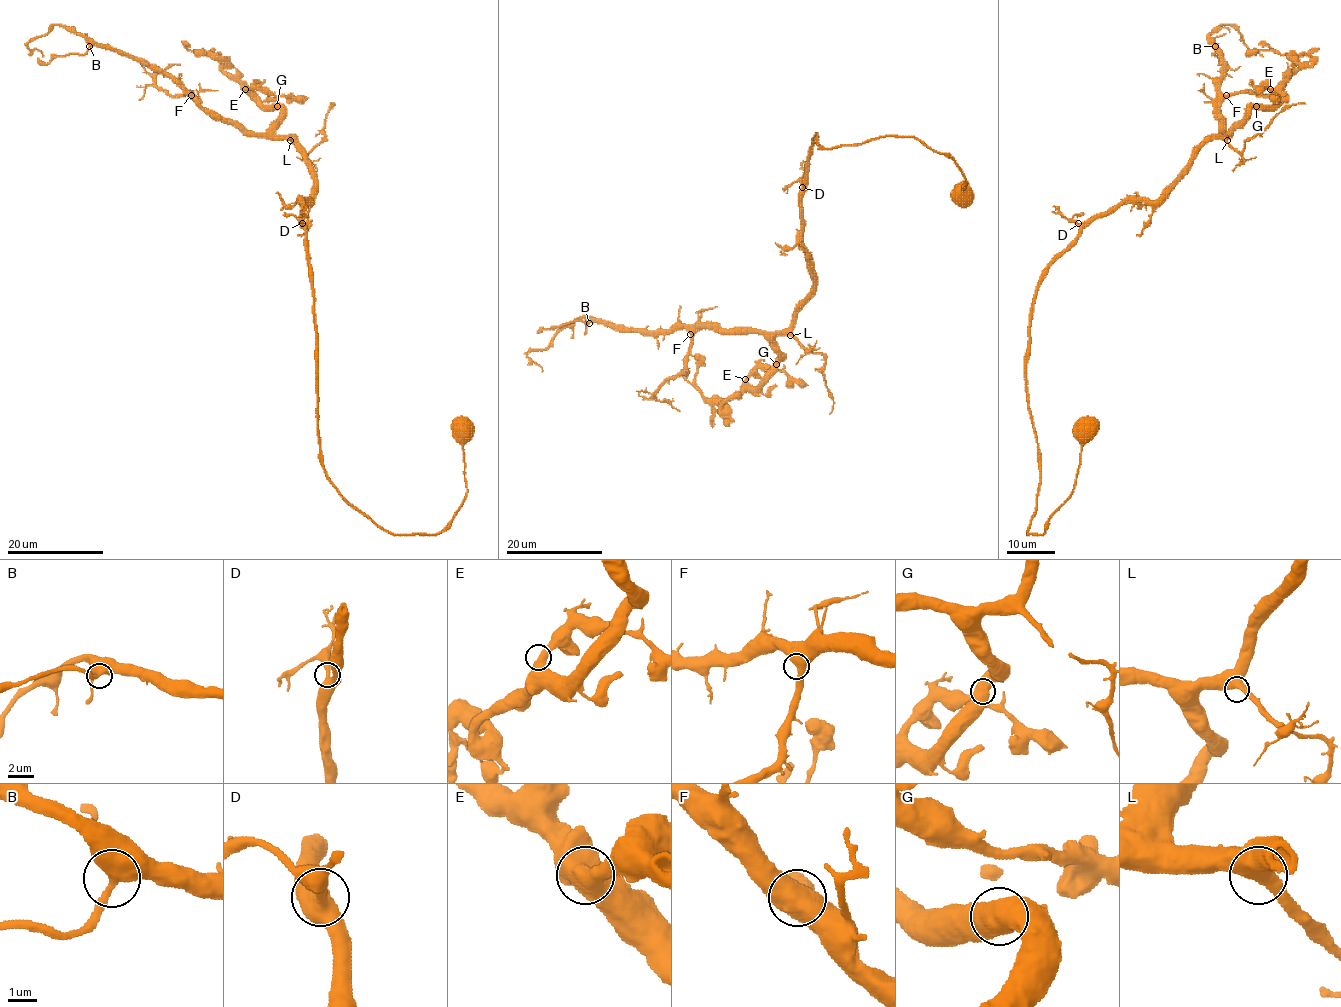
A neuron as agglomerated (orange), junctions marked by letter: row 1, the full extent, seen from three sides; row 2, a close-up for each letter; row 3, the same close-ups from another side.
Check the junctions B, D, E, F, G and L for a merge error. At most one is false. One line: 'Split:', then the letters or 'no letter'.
Split: no letter

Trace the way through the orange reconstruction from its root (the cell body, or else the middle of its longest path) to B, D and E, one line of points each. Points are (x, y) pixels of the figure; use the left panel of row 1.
B: (464, 428), (467, 494), (440, 532), (390, 534), (340, 493), (318, 431), (307, 154), (89, 46)
D: (464, 428), (467, 494), (440, 532), (390, 534), (340, 493), (326, 474), (320, 449), (313, 272), (302, 223)
E: (464, 428), (465, 499), (435, 534), (381, 529), (328, 476), (313, 169), (245, 89)

